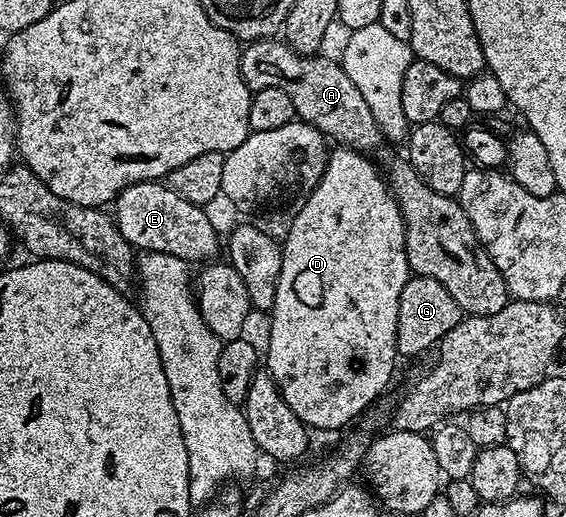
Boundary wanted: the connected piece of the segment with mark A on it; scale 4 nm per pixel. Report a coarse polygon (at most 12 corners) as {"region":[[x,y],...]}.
{"region":[[270,37],[241,49],[249,90],[374,156],[400,203],[408,269],[465,315],[510,300],[459,201],[386,146],[339,61]]}

